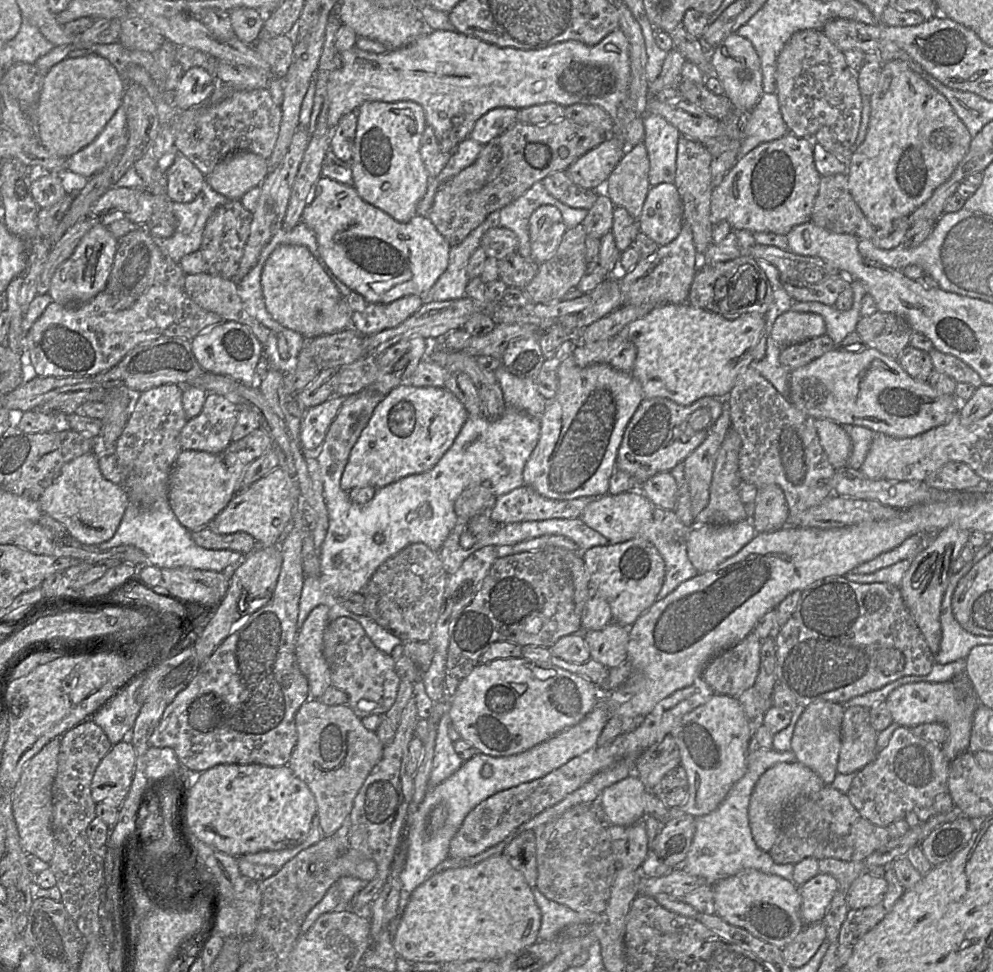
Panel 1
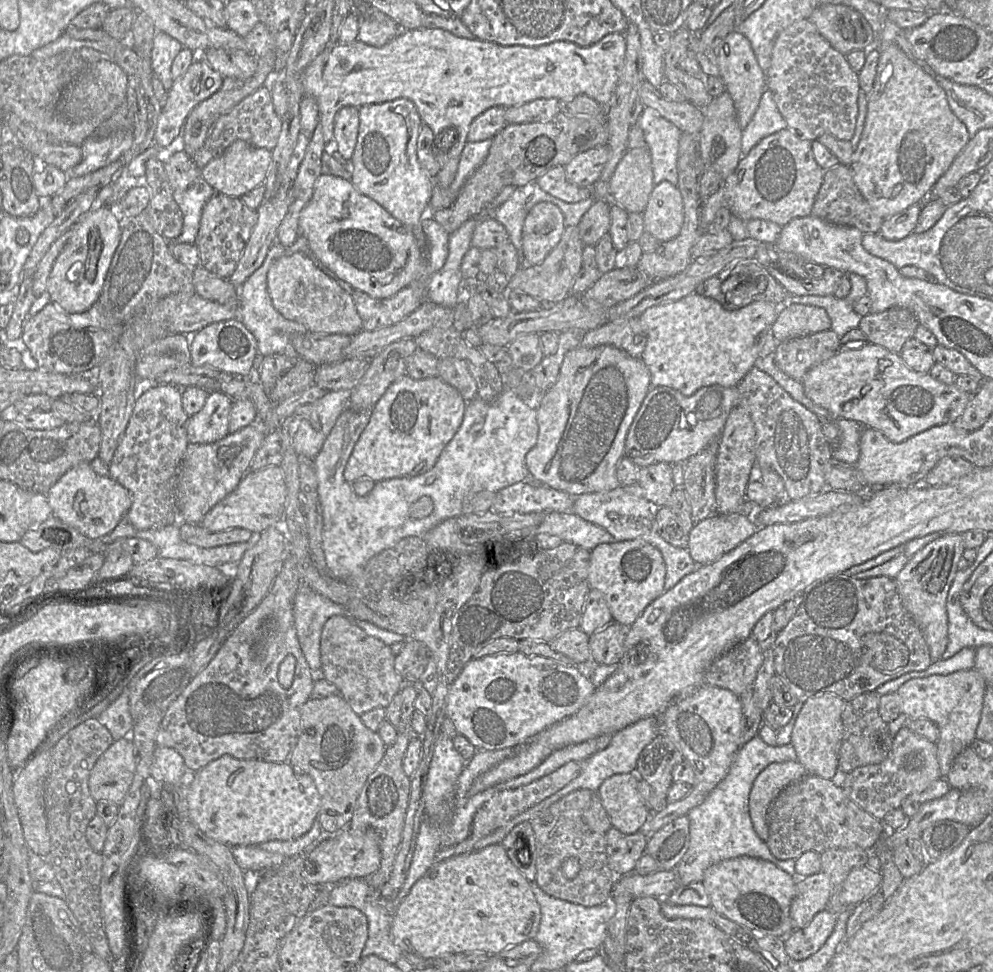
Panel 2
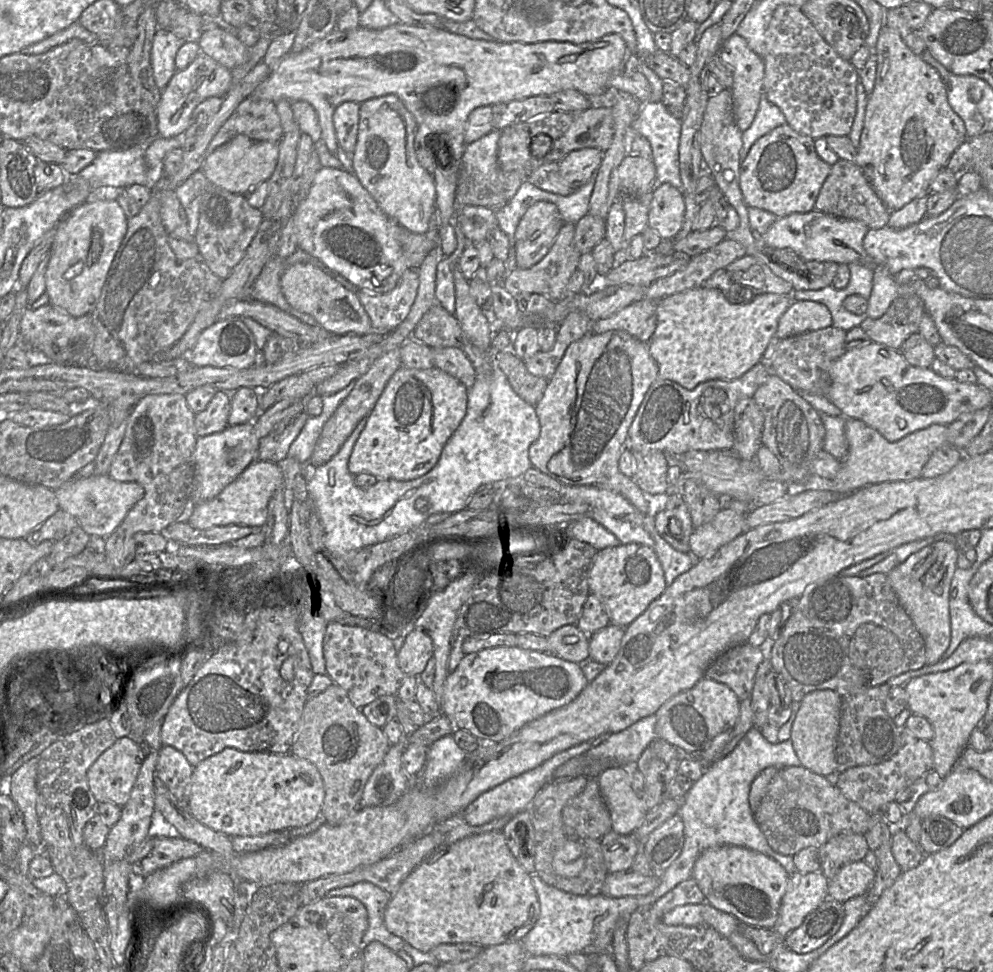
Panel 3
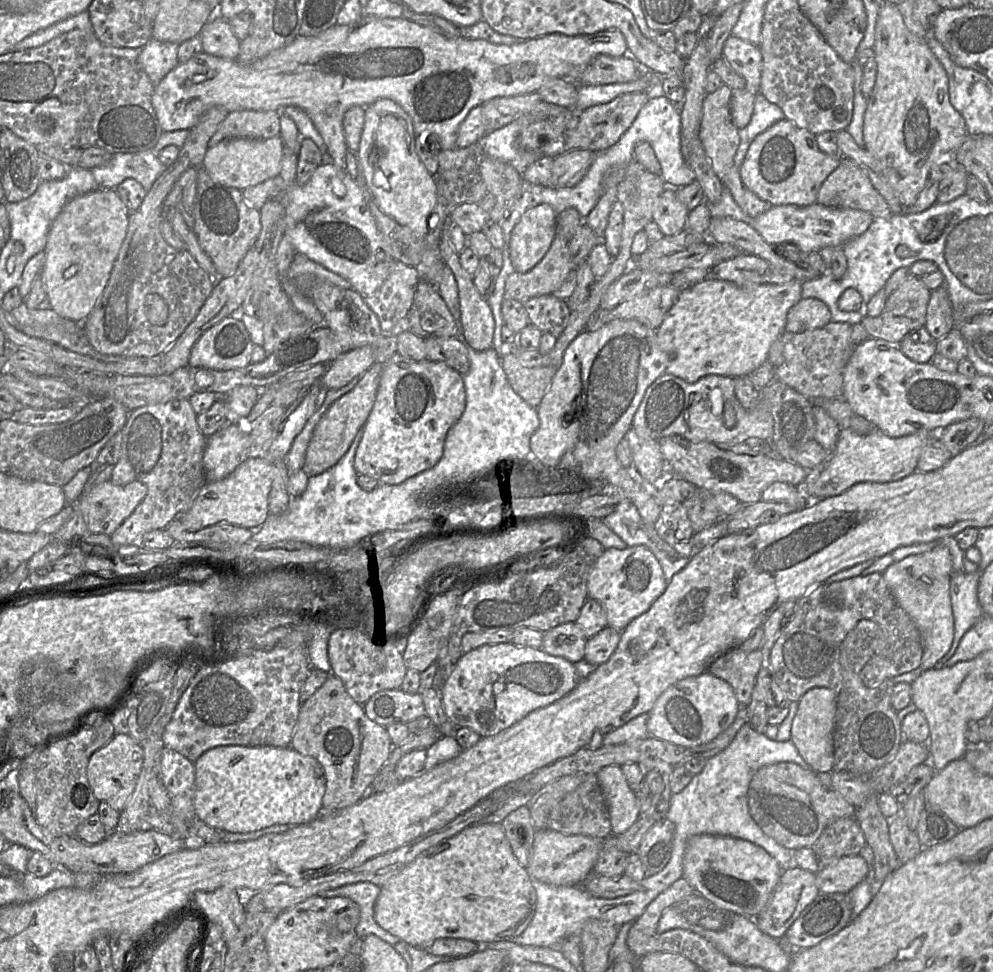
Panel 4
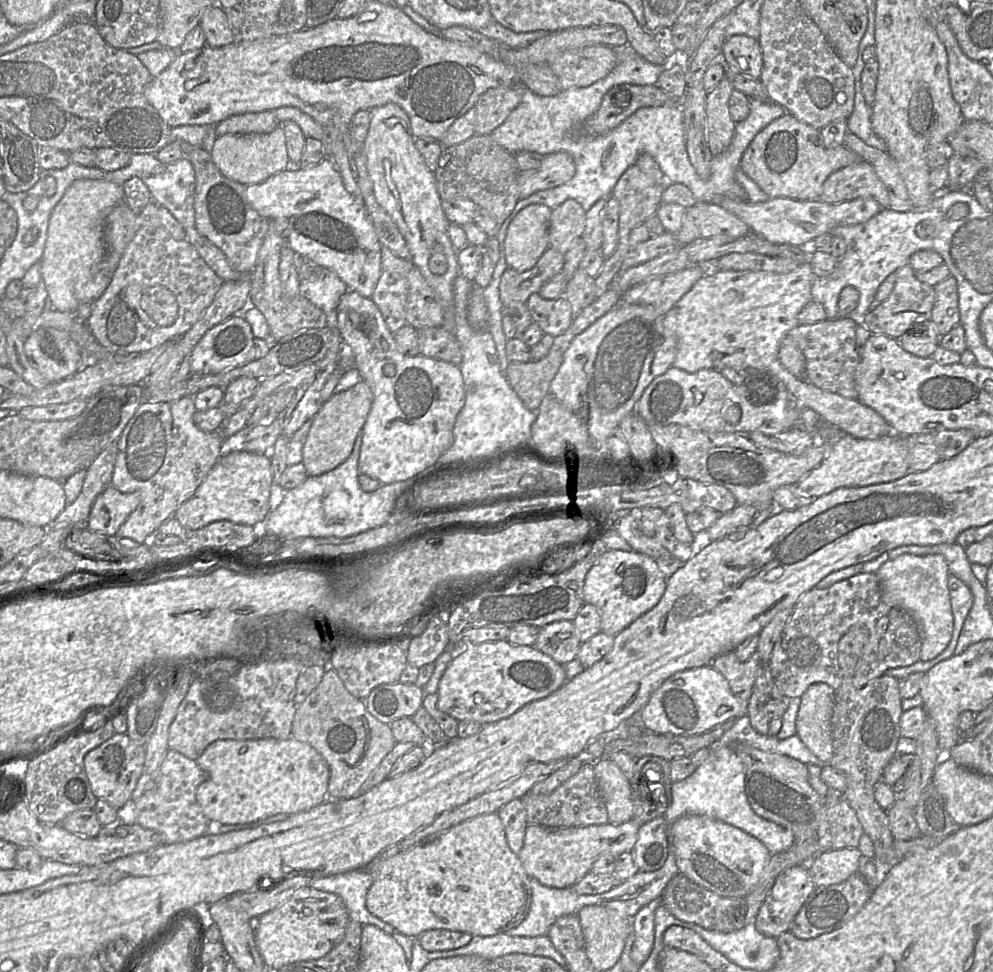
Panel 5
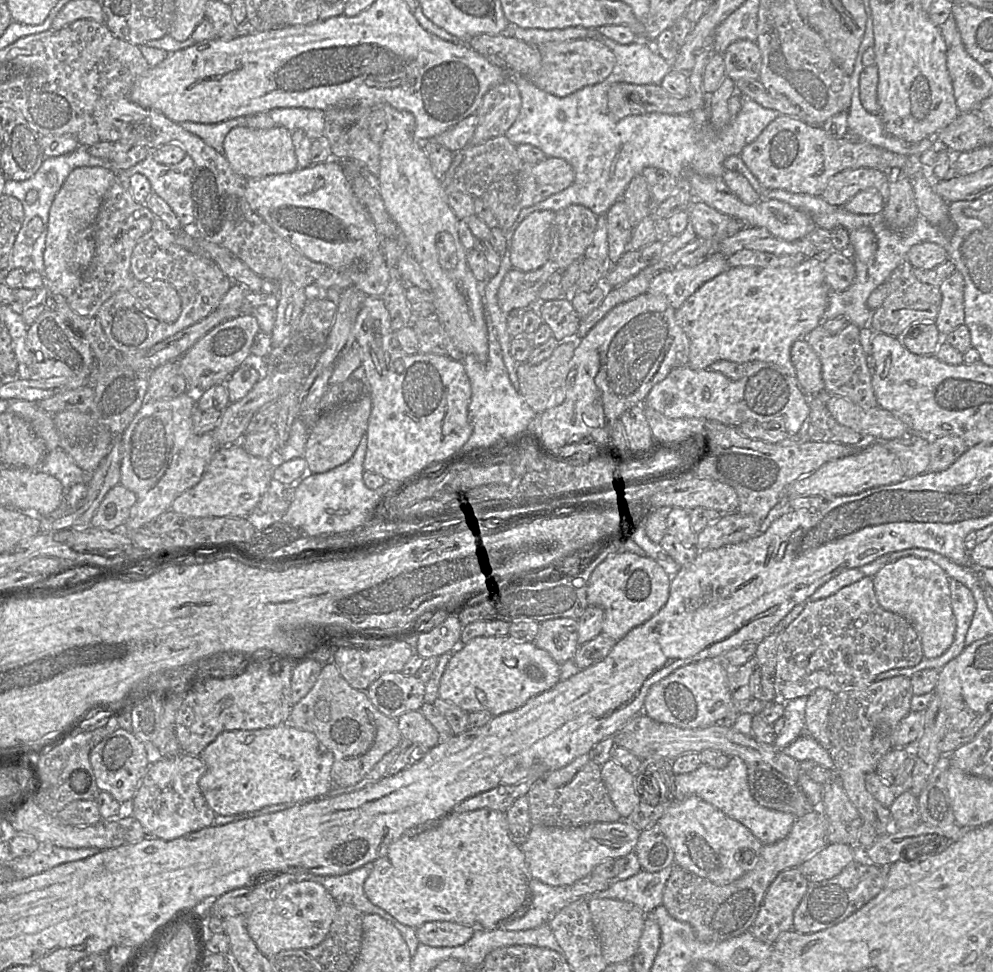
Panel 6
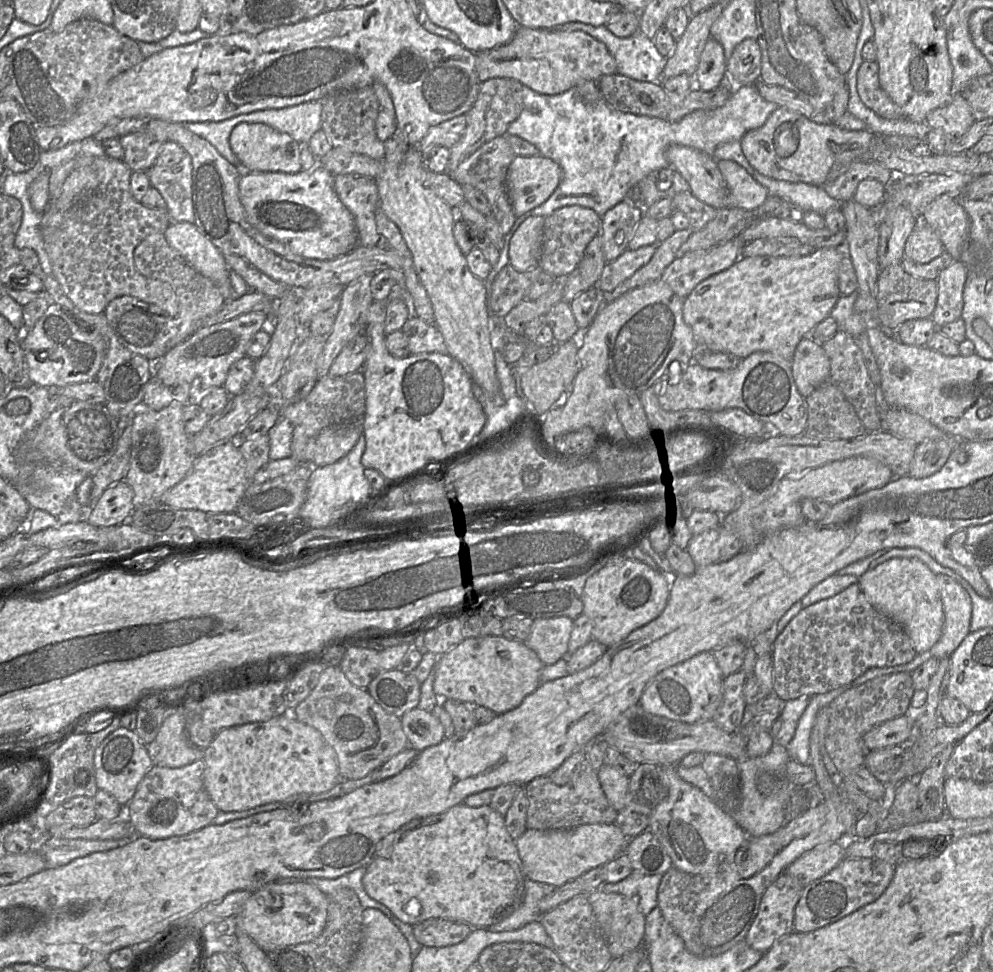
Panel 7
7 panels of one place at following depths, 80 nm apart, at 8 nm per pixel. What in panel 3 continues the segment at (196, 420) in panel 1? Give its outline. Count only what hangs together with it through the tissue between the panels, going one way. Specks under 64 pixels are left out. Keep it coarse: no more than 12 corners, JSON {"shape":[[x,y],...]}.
{"shape":[[215,392],[195,414],[198,437],[228,426],[230,394]]}

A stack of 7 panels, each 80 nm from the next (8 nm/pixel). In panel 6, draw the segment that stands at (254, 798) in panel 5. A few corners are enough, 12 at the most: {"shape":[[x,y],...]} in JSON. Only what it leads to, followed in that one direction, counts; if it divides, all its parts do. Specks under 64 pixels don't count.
{"shape":[[290,723],[199,756],[216,815],[327,797],[333,754]]}

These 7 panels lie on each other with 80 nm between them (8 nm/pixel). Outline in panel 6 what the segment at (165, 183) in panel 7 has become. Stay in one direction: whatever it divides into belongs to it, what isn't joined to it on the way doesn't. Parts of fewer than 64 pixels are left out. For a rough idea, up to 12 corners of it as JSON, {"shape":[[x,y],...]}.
{"shape":[[149,154],[122,171],[146,176],[183,229],[194,224],[194,162],[158,163]]}

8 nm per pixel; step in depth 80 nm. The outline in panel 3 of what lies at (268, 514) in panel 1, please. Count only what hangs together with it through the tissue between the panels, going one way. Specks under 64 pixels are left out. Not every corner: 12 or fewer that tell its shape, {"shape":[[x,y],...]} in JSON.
{"shape":[[257,459],[179,521],[201,530],[262,528],[283,486],[280,465]]}

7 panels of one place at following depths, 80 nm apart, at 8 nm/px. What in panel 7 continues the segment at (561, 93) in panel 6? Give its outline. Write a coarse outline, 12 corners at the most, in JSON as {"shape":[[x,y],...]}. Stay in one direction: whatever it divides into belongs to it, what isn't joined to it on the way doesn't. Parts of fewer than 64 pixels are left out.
{"shape":[[518,26],[474,53],[481,82],[546,95],[617,67],[580,30]]}

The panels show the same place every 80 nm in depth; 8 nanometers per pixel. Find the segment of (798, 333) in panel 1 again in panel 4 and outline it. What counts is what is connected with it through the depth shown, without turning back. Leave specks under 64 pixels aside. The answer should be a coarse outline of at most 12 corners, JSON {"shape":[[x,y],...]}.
{"shape":[[817,298],[801,299],[789,310],[785,331],[802,333],[831,321]]}

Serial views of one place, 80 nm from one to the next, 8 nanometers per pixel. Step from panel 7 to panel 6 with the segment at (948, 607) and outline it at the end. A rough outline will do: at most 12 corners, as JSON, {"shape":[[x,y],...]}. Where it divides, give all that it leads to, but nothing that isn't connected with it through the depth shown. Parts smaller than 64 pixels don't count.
{"shape":[[948,576],[955,617],[952,644],[940,656],[888,671],[888,678],[940,670],[966,647],[975,611],[972,592]]}

